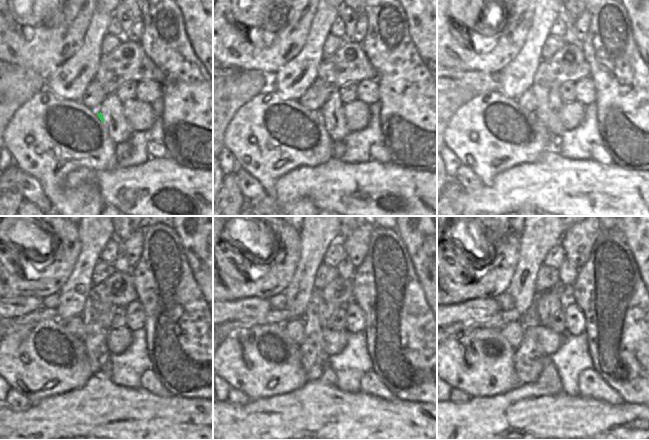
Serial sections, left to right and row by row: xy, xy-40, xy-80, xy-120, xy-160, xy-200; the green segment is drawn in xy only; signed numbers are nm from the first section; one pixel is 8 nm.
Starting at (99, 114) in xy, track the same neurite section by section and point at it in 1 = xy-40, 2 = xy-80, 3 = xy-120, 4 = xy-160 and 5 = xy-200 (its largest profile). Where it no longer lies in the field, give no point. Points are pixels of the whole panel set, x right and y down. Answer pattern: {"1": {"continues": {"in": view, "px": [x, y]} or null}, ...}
{"1": {"continues": {"in": "xy-40", "px": [322, 111]}}, "2": {"continues": {"in": "xy-80", "px": [543, 111]}}, "3": {"continues": {"in": "xy-120", "px": [94, 340]}}, "4": {"continues": {"in": "xy-160", "px": [314, 358]}}, "5": {"continues": {"in": "xy-200", "px": [528, 359]}}}

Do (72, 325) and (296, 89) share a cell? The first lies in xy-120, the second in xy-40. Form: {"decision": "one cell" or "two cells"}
{"decision": "two cells"}

